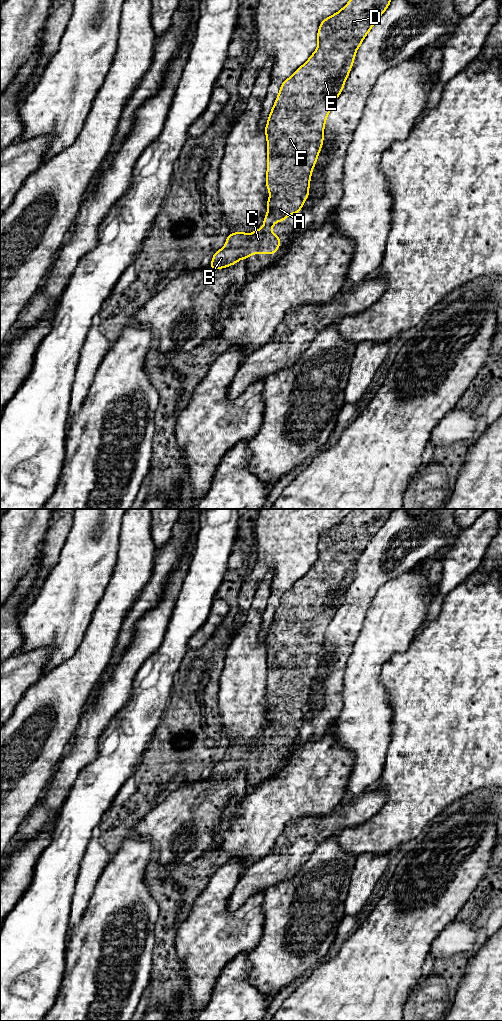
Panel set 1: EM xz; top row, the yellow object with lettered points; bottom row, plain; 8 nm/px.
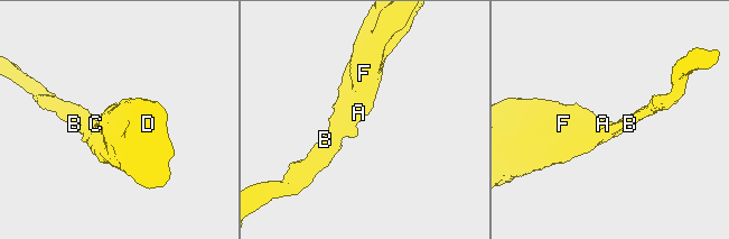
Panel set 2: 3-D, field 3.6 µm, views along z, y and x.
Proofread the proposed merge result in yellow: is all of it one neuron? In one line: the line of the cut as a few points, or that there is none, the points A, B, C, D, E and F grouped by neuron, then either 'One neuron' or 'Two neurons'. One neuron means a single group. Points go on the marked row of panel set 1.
No split. Groups: A B C D E F. One neuron

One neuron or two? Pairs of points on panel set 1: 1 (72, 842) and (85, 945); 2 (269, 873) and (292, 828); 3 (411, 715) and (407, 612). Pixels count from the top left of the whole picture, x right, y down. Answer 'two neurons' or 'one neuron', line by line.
1: two neurons
2: one neuron
3: two neurons

